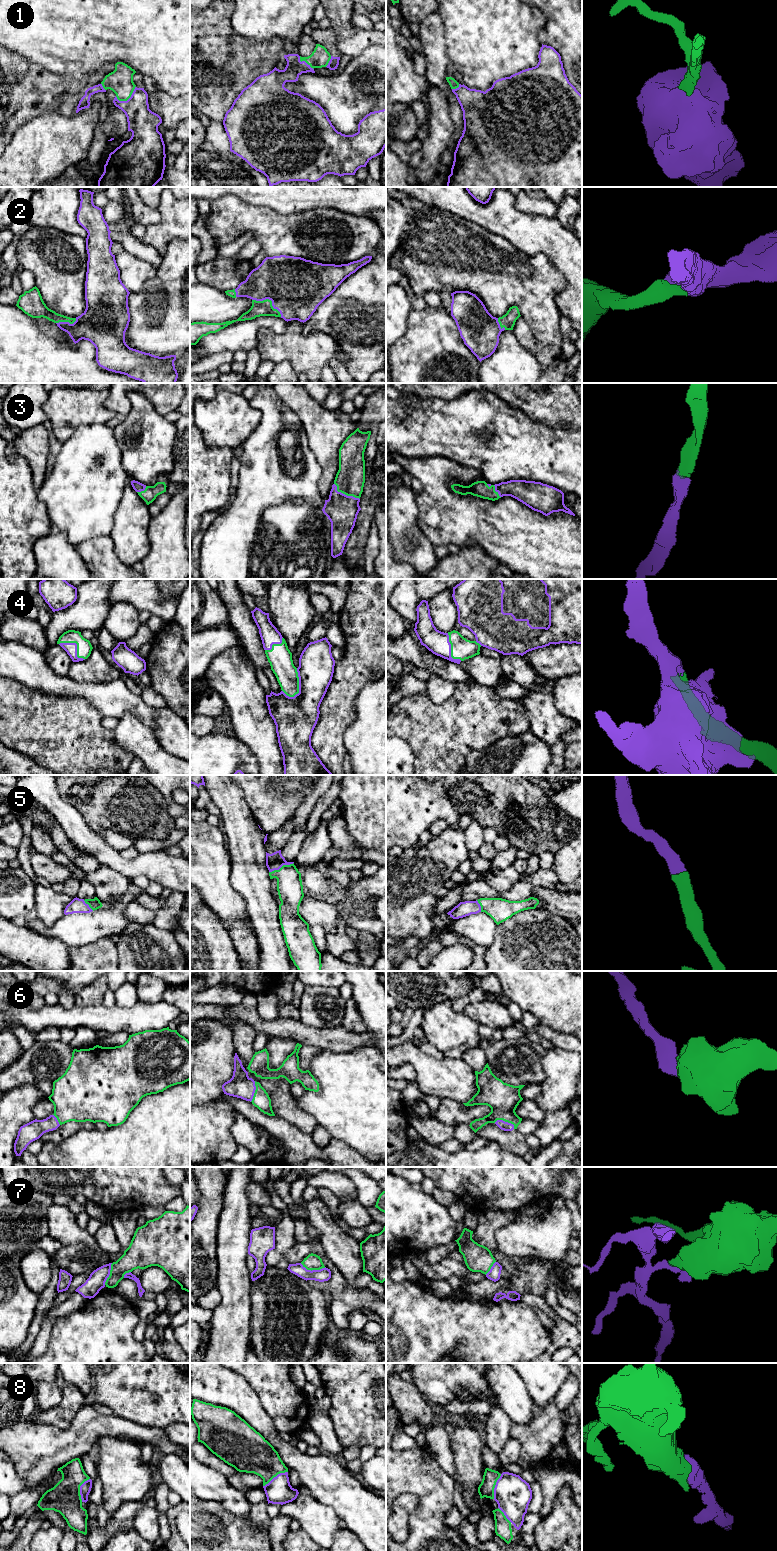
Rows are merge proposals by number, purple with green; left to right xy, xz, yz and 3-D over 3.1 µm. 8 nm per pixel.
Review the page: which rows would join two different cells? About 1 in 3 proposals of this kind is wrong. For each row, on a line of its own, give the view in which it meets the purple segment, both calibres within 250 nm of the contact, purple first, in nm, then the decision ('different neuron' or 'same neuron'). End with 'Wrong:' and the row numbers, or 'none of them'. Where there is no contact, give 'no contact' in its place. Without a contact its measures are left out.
1: meets purple in xy; 240 nm thick on the purple side, 200 nm on the other; same neuron
2: meets purple in xz; 460 nm thick on the purple side, 130 nm on the other; same neuron
3: meets purple in xz; 260 nm thick on the purple side, 240 nm on the other; same neuron
4: meets purple in xz; 320 nm thick on the purple side, 180 nm on the other; same neuron
5: meets purple in xz; 140 nm thick on the purple side, 200 nm on the other; same neuron
6: meets purple in yz; 70 nm thick on the purple side, 260 nm on the other; same neuron
7: meets purple in xz; 110 nm thick on the purple side, 130 nm on the other; different neuron
8: meets purple in xy; 90 nm thick on the purple side, 240 nm on the other; same neuron
Wrong: 7

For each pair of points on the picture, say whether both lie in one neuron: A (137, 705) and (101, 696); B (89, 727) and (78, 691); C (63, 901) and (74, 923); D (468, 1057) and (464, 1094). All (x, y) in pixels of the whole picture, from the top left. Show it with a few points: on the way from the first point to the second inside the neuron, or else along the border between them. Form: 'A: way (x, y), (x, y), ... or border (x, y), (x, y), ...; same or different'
A: way (128, 702), (118, 698), (110, 698); same
B: border (57, 695), (60, 697), (83, 698), (99, 711); different
C: border (64, 914), (50, 926), (45, 926), (42, 923); different
D: border (460, 1057), (474, 1071); different

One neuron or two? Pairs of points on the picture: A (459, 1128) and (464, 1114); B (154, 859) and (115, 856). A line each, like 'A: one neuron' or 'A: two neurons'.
A: two neurons
B: one neuron

